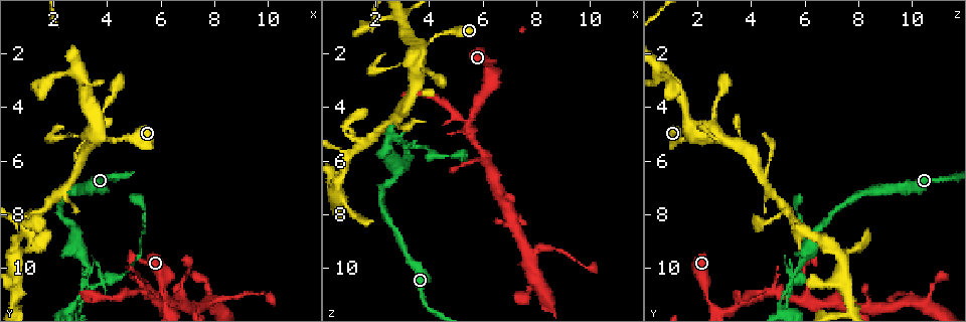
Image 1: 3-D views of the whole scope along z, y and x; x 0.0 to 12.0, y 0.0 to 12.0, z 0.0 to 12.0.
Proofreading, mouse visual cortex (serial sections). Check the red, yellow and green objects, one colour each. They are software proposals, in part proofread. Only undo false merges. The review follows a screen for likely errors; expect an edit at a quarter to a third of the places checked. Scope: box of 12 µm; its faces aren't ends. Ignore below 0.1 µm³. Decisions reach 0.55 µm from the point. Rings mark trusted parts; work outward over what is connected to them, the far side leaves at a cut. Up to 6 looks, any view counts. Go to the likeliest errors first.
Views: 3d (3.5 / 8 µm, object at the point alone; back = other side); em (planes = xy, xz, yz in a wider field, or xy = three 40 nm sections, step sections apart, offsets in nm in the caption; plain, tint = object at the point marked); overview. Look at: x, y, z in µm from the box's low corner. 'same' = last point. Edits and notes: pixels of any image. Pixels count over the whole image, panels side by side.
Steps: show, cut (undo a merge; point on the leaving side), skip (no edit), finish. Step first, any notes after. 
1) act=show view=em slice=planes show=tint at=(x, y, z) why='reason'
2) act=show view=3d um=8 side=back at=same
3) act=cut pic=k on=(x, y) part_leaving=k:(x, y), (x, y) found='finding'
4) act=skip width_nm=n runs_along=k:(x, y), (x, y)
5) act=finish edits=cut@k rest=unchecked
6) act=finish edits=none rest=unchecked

act=show view=3d um=8 at=(3.7, 5.0, 1.7) why='four or more arms meet'

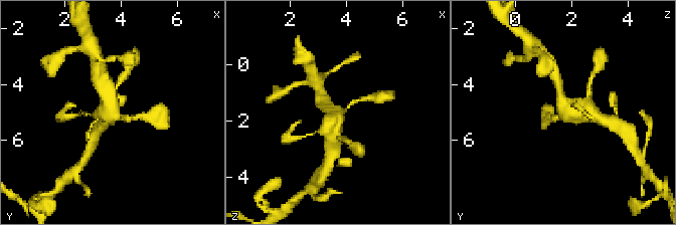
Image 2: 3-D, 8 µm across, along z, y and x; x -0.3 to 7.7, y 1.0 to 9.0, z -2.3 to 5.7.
act=show view=3d um=3.5 at=(3.8, 5.0, 1.8) why='closer look'

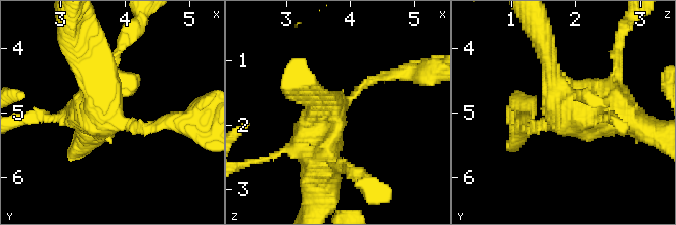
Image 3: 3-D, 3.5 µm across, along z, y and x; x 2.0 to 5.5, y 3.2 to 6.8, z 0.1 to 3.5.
act=show view=em slice=xy step=3 show=tint at=(3.75, 5.10, 1.80) why='now the EM'

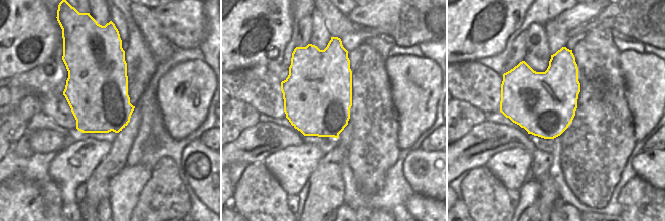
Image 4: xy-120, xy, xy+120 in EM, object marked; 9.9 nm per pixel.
act=skip runs_along=3:(385, 74), (326, 116), (320, 175) found='one cell here'

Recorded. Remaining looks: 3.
act=show view=3d um=8 at=(1.0, 8.6, 5.9) why='narrows sharply'

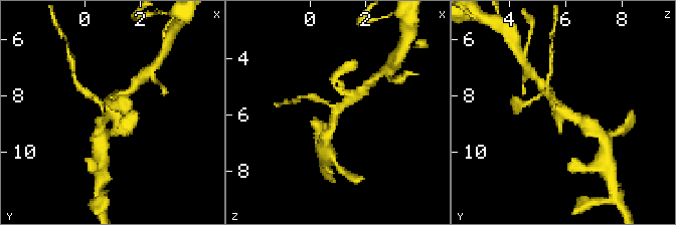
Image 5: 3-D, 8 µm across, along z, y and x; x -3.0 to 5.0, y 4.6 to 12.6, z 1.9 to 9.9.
act=show view=em slice=planes show=tint at=(1.0, 8.6, 5.9)

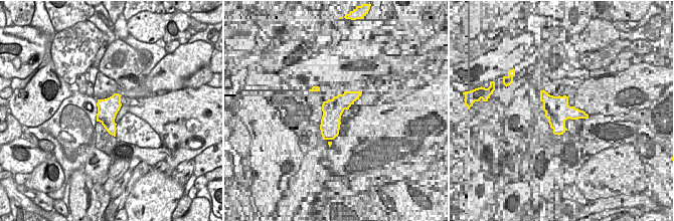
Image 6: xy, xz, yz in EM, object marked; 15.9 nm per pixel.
act=cut pic=5 on=(316, 98) part_leaving=5:(103, 105), (85, 88) found='a second cell is stuck on'

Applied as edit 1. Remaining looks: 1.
act=show view=3d um=3.5 at=(3.0, 10.5, 5.5) why='side arm on a straight run'

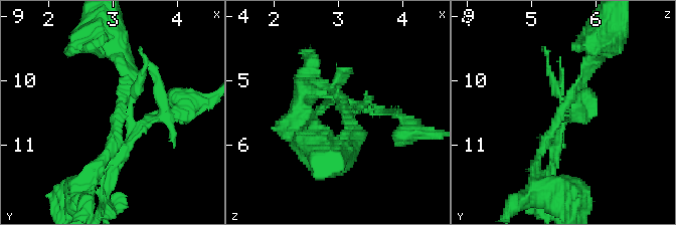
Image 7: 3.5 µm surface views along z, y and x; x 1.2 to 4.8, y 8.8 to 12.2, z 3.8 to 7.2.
act=cut pic=7 on=(117, 200) part_leaving=7:(353, 109), (393, 113), (417, 133), (434, 133) found='two cells meet here'

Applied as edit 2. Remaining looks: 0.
act=finish edits=cut@5,cut@7 rest=unchecked

